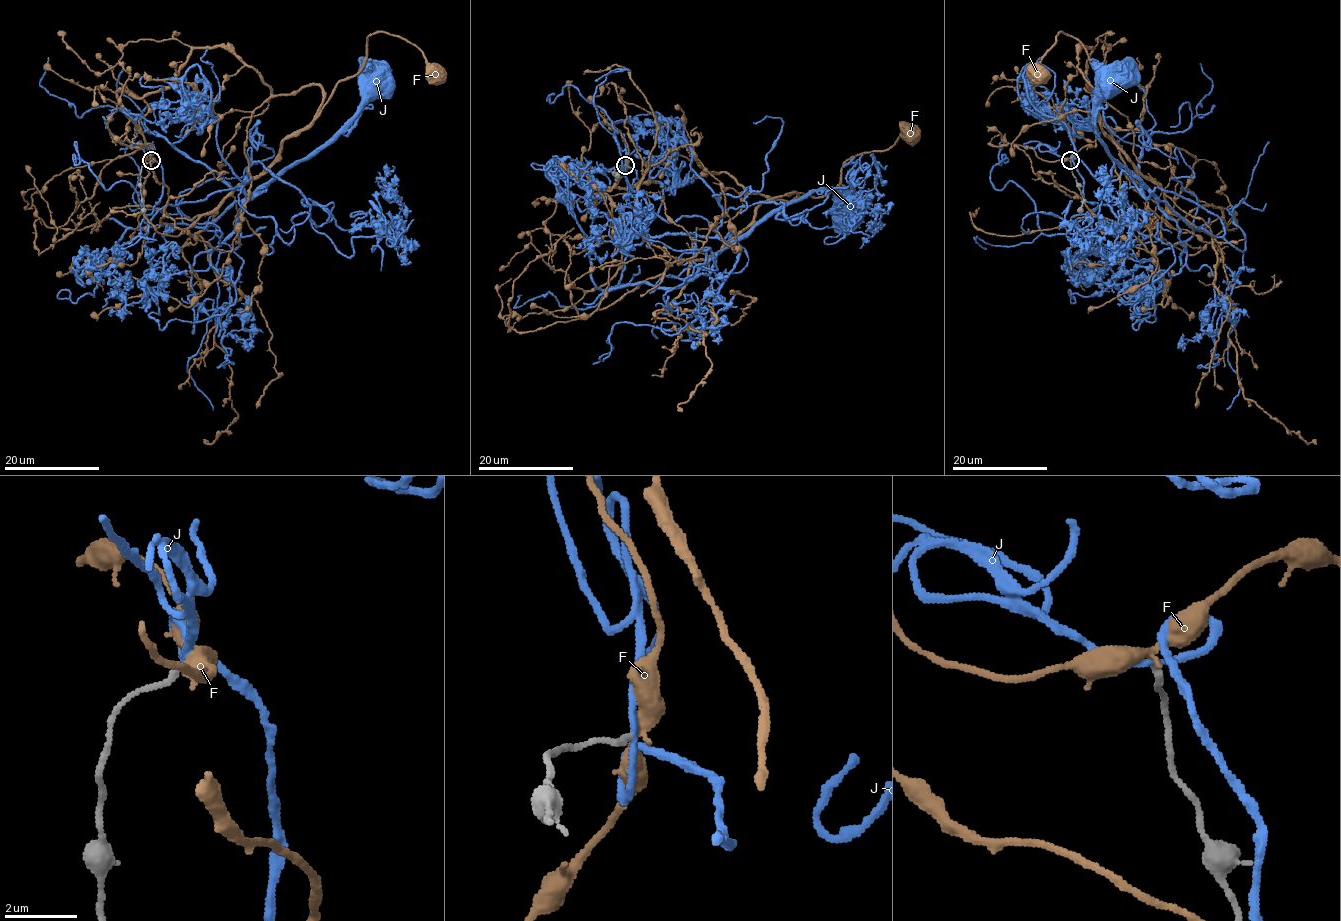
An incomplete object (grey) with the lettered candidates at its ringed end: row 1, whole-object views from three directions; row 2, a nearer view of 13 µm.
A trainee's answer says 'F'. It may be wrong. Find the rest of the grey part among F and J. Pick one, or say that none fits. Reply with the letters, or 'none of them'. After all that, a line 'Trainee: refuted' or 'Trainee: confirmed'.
F
Trainee: confirmed

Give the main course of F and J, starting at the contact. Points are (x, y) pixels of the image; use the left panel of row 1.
F: (151, 159), (118, 91), (164, 90), (194, 49), (325, 103), (377, 32), (435, 75)
J: (151, 160), (163, 181), (155, 213), (230, 189), (249, 197), (316, 153), (384, 84), (376, 82)

